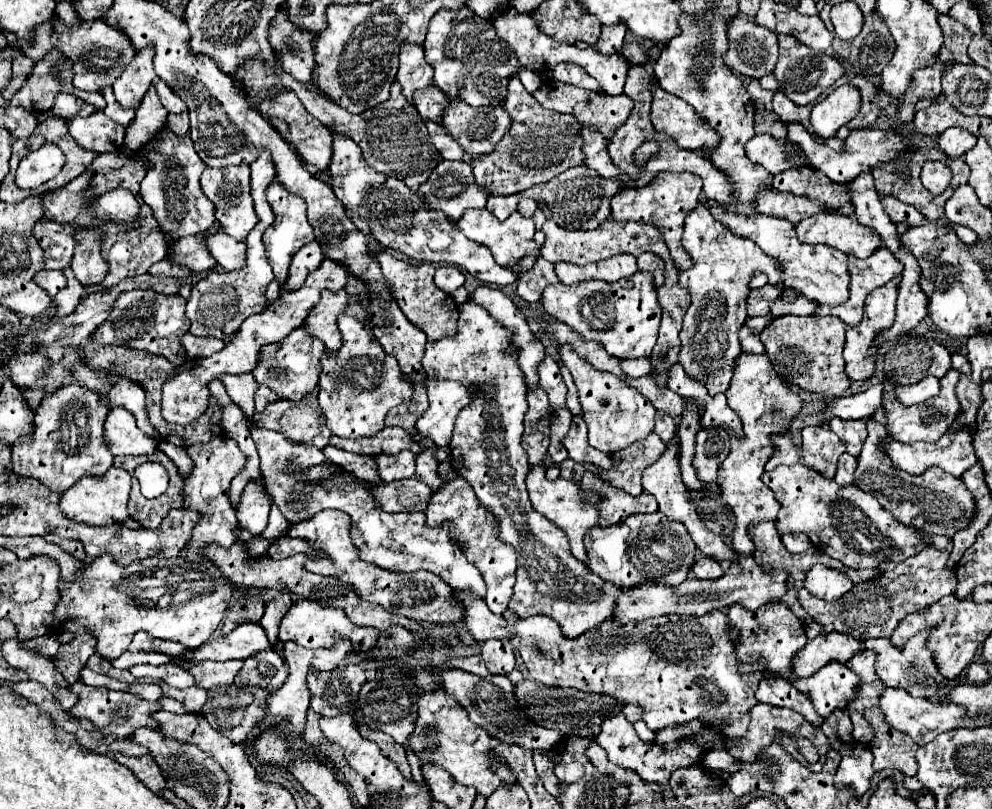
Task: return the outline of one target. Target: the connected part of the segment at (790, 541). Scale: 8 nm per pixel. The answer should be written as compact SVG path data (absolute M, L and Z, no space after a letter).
M786 534L782 536L782 544L794 554L802 554L810 546L810 540L806 534Z

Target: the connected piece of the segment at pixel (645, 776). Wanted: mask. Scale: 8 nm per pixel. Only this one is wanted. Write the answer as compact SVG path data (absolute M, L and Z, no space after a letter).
M624 714L606 718L602 722L602 732L596 736L598 746L602 746L608 754L608 760L612 764L618 764L626 770L636 772L642 780L646 782L656 782L666 786L670 780L670 774L678 768L688 768L688 766L702 766L704 760L704 748L698 742L692 742L690 738L682 738L680 742L670 742L666 746L654 744L654 742L642 742L634 730L634 726L626 720Z

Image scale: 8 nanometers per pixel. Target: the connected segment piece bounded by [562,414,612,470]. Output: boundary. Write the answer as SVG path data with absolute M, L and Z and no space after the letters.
M576 414L572 418L572 426L570 426L570 432L568 436L562 440L562 446L566 448L568 456L574 460L574 462L588 462L588 464L594 464L598 468L612 468L612 458L610 454L606 452L600 452L596 448L592 448L588 444L588 438L586 438L586 422L582 418L582 414Z

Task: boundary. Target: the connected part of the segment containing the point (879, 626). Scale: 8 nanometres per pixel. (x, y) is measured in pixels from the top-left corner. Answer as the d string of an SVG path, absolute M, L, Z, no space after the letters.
M928 536L932 542L928 548L924 548L914 558L908 558L906 562L898 566L890 566L886 574L880 574L880 578L874 578L872 582L856 584L846 596L842 596L836 602L818 600L816 596L810 596L806 588L798 592L802 608L822 626L822 634L840 632L848 634L856 640L868 640L868 638L890 638L896 626L912 612L920 612L936 604L940 598L954 594L956 590L956 576L948 568L948 552L952 550L952 542L946 536Z

